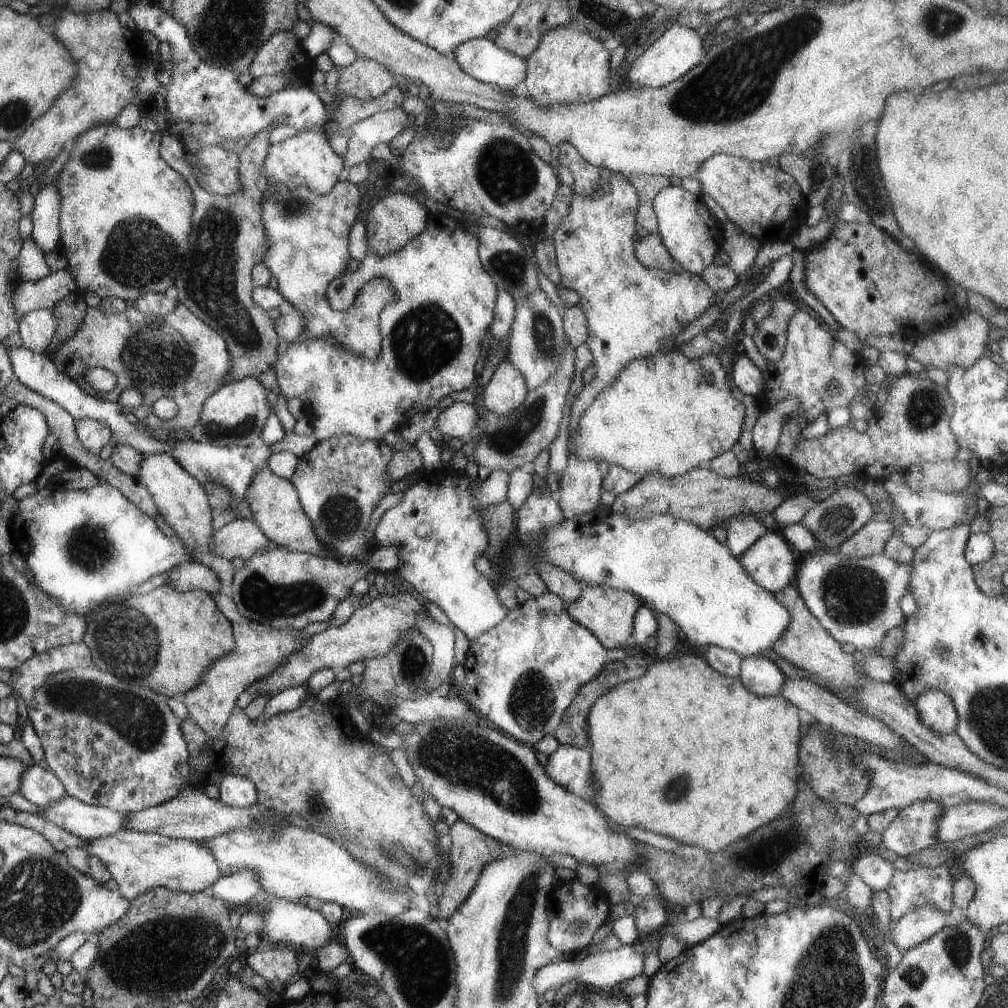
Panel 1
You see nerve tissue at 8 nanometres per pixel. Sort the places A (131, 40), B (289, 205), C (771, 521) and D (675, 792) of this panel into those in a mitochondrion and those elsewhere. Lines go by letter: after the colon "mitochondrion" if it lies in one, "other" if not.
A: other
B: mitochondrion
C: other
D: mitochondrion

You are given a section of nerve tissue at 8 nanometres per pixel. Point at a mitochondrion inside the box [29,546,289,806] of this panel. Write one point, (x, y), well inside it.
(137, 719)

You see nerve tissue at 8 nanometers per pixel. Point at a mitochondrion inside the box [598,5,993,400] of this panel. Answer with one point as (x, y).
(730, 89)

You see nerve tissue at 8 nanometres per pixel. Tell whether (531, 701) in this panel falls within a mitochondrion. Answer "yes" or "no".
yes

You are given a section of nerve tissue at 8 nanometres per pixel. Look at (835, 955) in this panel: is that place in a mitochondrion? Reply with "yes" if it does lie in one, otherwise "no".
yes

